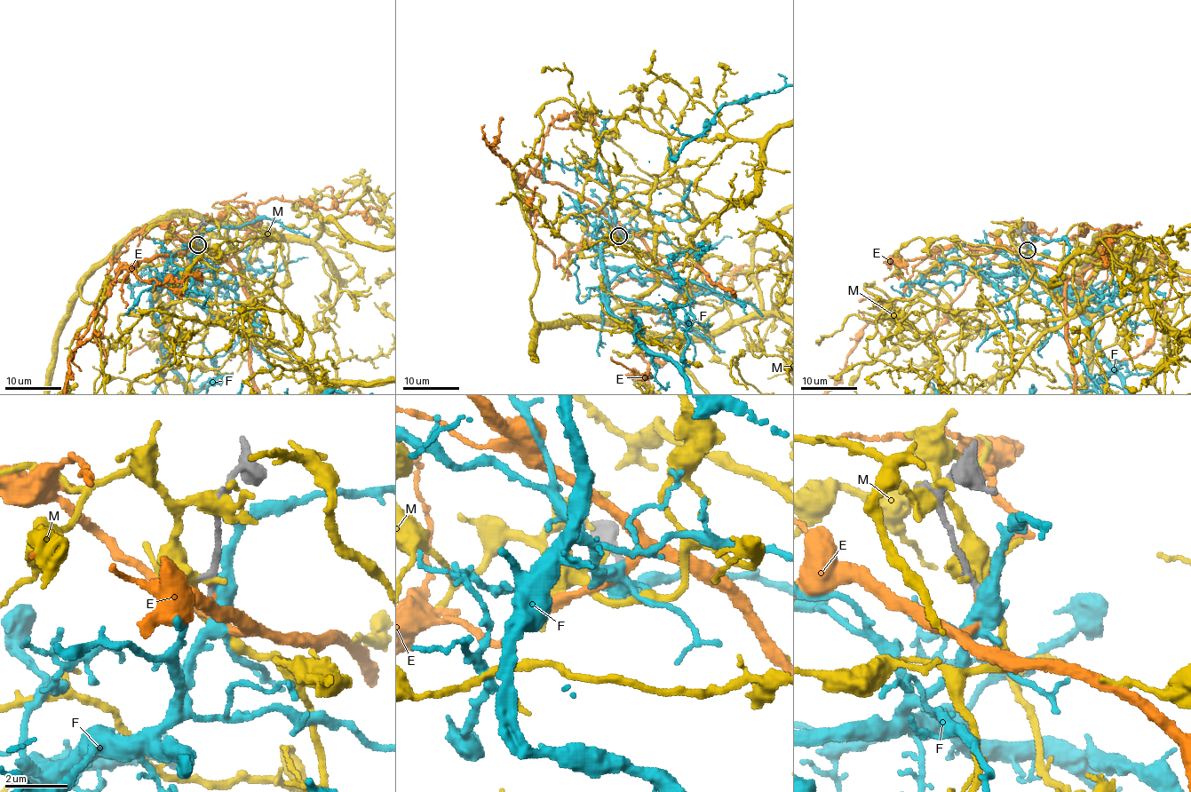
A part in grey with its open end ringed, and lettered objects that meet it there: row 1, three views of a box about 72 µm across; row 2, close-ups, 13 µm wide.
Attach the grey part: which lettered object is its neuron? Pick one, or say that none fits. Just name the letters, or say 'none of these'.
E

